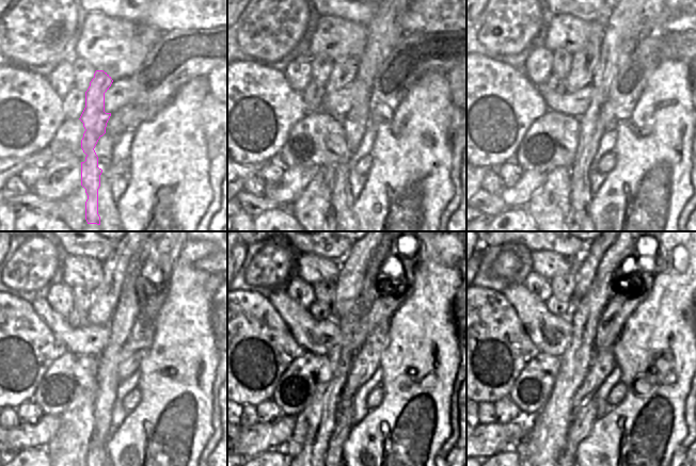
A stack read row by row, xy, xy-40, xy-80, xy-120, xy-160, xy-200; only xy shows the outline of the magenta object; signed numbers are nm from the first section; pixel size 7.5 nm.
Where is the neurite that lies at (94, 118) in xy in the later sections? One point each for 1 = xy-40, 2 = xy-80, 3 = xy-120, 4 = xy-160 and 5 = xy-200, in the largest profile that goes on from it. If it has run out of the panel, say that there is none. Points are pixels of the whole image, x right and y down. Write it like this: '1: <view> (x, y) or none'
1: xy-40 (344, 73)
2: xy-80 (584, 62)
3: xy-120 (105, 299)
4: xy-160 (352, 268)
5: xy-200 (588, 262)

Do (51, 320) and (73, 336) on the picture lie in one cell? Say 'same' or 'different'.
same

